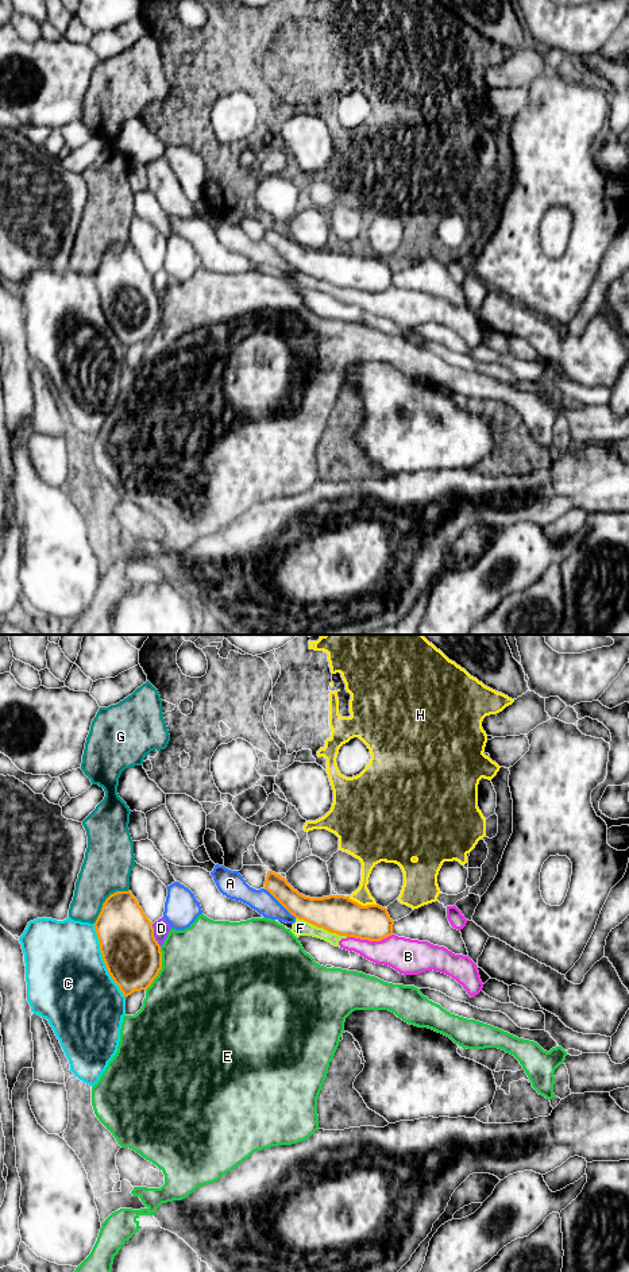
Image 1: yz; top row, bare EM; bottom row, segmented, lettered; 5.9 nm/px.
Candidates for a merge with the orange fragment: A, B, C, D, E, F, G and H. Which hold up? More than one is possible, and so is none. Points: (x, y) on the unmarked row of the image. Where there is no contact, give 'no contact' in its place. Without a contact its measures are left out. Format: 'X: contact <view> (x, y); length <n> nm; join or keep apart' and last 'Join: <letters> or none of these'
A: contact yz (280, 254); length 260 nm; keep apart
B: contact yz (369, 292); length 280 nm; keep apart
C: contact yz (103, 311); length 480 nm; keep apart
D: contact yz (153, 286); length 150 nm; keep apart
E: contact yz (161, 320); length 280 nm; keep apart
F: contact yz (321, 278); length 320 nm; keep apart
G: contact yz (105, 251); length 300 nm; keep apart
H: contact yz (361, 257); length 180 nm; keep apart
Join: none of these

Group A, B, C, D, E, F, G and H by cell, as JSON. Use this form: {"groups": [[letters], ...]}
{"groups": [["A"], ["B", "F"], ["C"], ["D"], ["E", "G"], ["H"]]}

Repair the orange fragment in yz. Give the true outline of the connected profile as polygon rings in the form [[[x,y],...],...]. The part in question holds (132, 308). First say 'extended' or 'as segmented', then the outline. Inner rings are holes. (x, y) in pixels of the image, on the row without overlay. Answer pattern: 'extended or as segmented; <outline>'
as segmented; [[[130,242],[105,251],[94,281],[108,325],[123,347],[147,342],[162,321],[162,304],[153,274]]]

